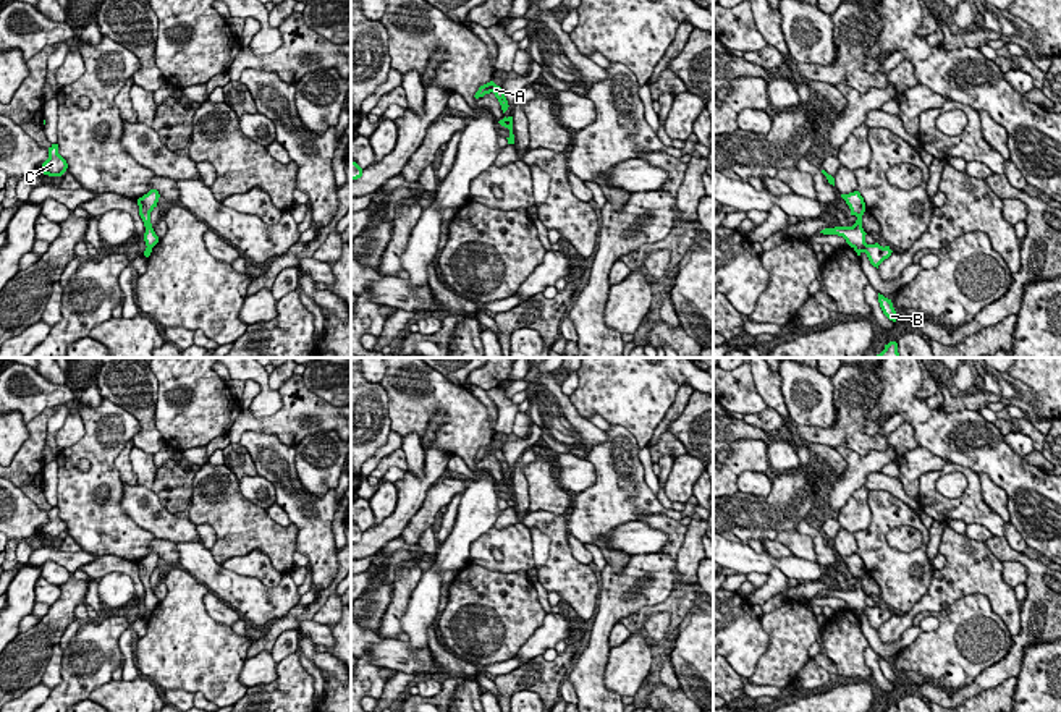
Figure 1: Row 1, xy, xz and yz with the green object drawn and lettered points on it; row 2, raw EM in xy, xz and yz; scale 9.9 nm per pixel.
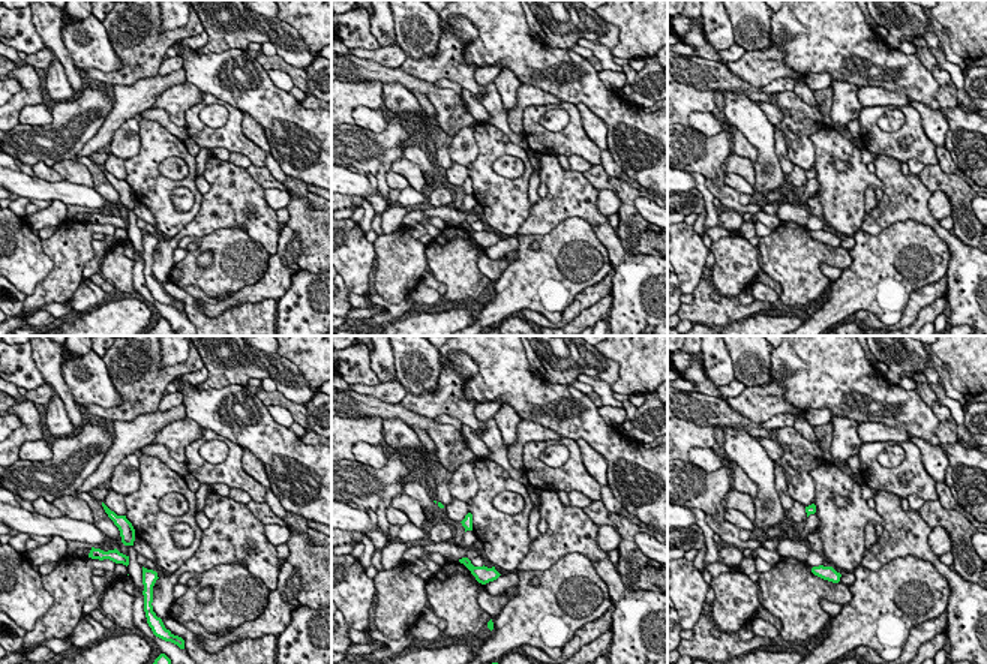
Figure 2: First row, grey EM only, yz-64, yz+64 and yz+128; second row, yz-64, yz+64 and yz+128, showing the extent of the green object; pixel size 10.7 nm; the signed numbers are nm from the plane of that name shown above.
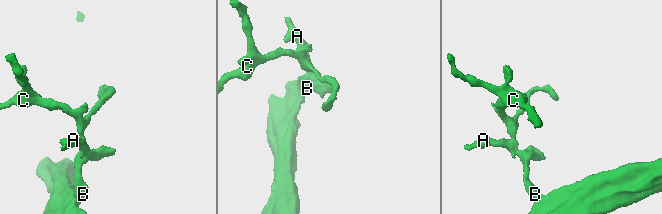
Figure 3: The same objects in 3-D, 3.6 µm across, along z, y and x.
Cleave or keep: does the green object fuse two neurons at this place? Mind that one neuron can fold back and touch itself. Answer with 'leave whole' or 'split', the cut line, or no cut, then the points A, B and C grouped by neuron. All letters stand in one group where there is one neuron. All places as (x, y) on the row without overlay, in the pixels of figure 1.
split | yz (853, 588), (861, 589) | A B / C

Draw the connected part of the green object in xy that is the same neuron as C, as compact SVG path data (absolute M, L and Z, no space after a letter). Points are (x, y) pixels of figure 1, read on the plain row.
M58 506L49 510L49 521L42 526L42 536L49 539L61 539L68 531L66 523L58 516Z

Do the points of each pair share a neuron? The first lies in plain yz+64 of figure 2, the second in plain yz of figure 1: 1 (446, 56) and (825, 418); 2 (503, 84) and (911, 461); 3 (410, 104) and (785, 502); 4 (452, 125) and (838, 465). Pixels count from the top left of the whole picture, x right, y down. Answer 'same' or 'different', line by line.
1: different
2: different
3: different
4: same

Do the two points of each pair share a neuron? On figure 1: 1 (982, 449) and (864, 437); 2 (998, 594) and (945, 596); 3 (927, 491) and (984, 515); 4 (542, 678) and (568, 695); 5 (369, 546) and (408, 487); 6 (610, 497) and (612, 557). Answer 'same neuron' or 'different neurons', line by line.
1: different neurons
2: same neuron
3: same neuron
4: different neurons
5: same neuron
6: same neuron

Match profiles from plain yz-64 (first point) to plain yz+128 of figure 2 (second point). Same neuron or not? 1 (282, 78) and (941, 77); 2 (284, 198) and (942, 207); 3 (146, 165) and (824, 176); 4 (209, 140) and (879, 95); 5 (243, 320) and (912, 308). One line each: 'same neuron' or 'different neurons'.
1: same neuron
2: same neuron
3: same neuron
4: different neurons
5: different neurons

